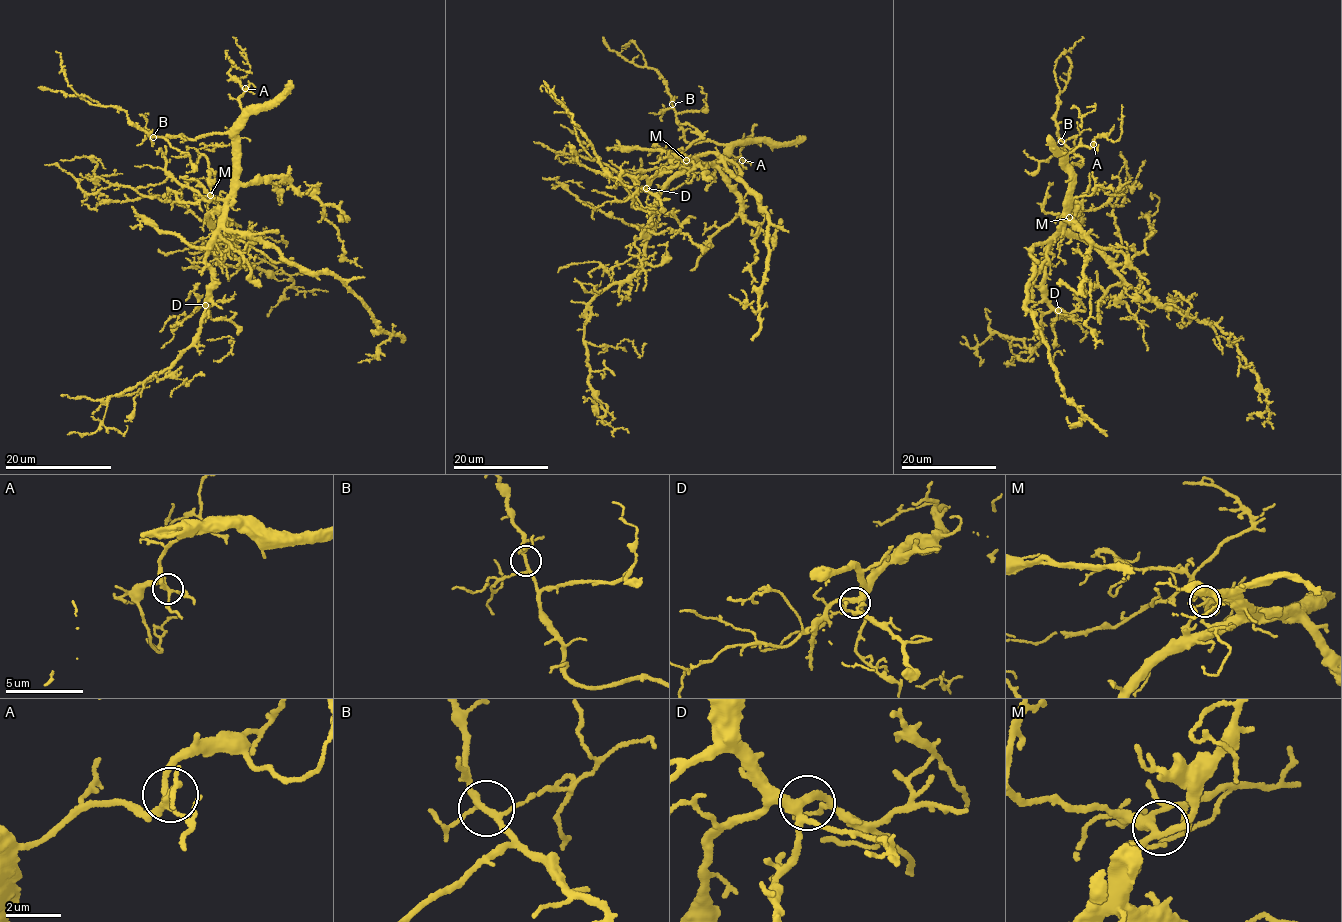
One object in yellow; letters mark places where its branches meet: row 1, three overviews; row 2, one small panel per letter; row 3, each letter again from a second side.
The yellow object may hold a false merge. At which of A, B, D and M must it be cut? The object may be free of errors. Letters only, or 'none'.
none

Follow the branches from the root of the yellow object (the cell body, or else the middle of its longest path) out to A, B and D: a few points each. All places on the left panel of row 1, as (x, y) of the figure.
A: (211, 214), (226, 205), (226, 197), (231, 191), (236, 151), (235, 122), (244, 112), (239, 96), (245, 88)
B: (211, 214), (226, 205), (231, 191), (234, 138), (218, 132), (195, 139), (180, 134), (153, 137)
D: (211, 214), (223, 208), (219, 228), (205, 259), (211, 275), (211, 298), (205, 305)

